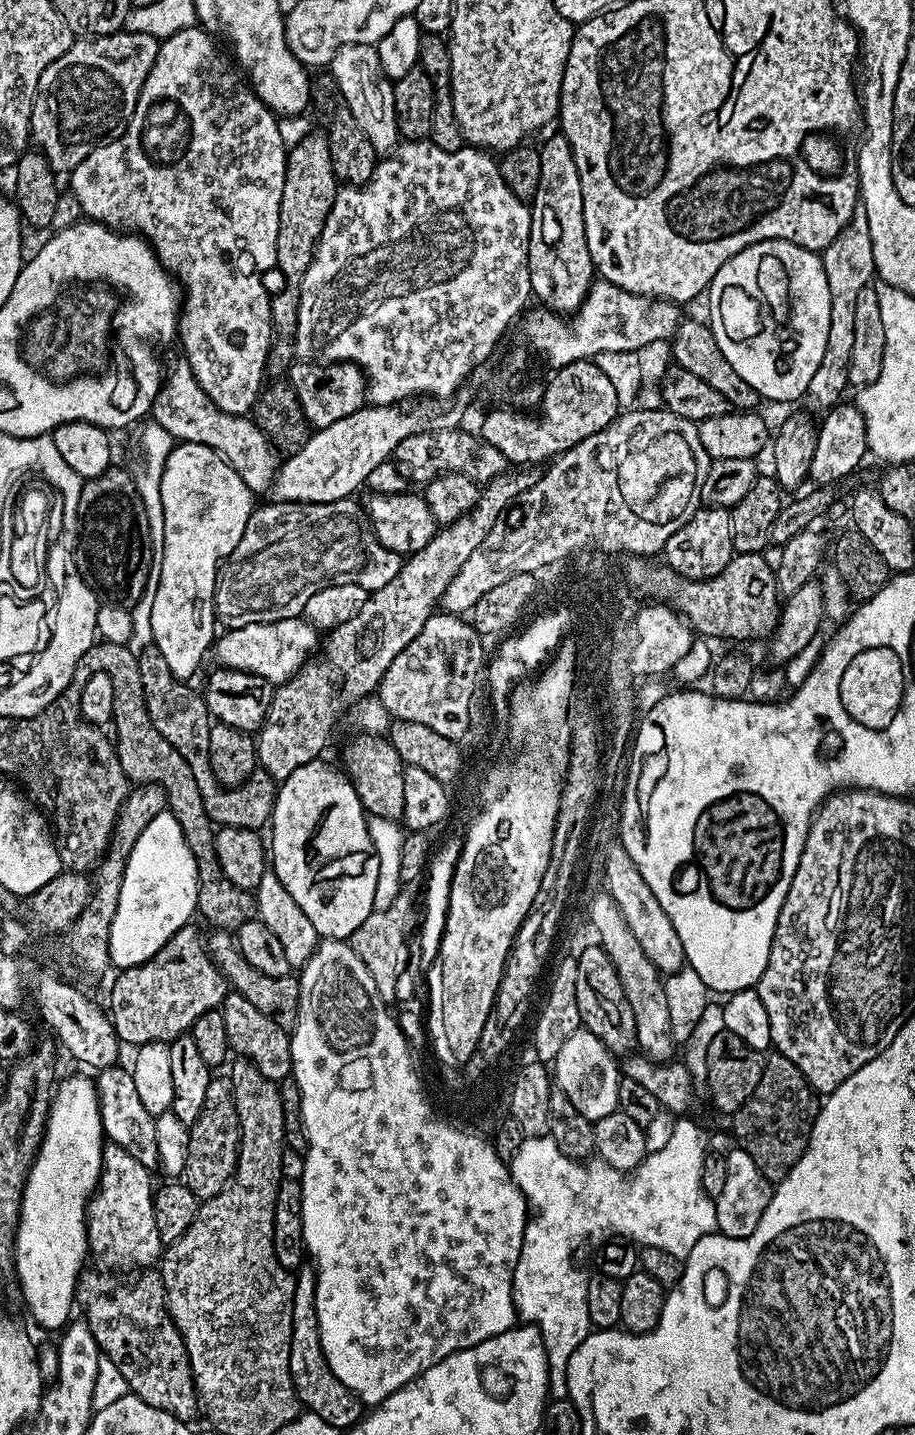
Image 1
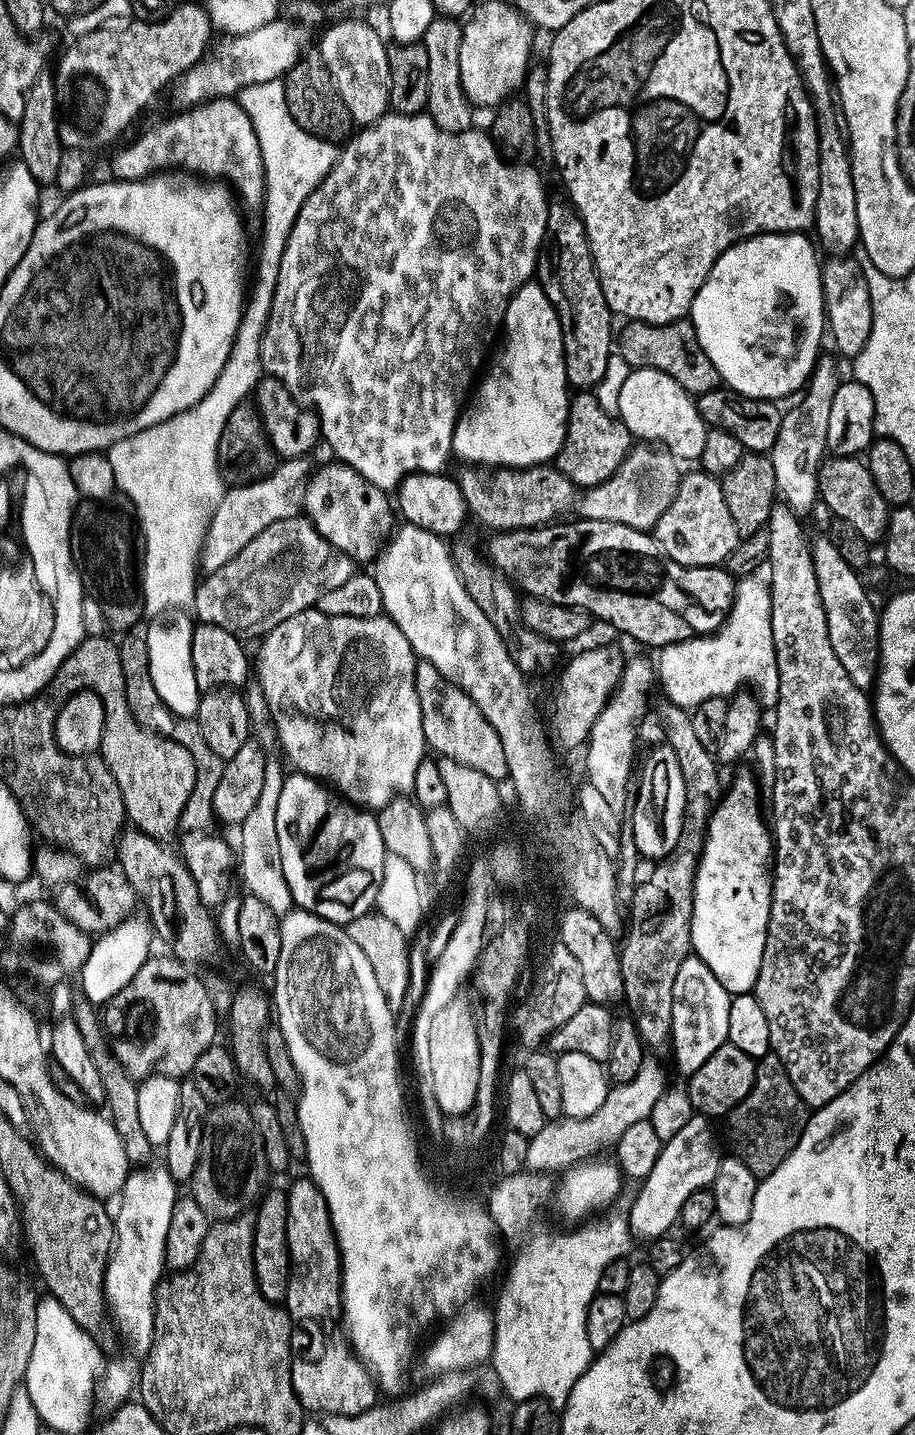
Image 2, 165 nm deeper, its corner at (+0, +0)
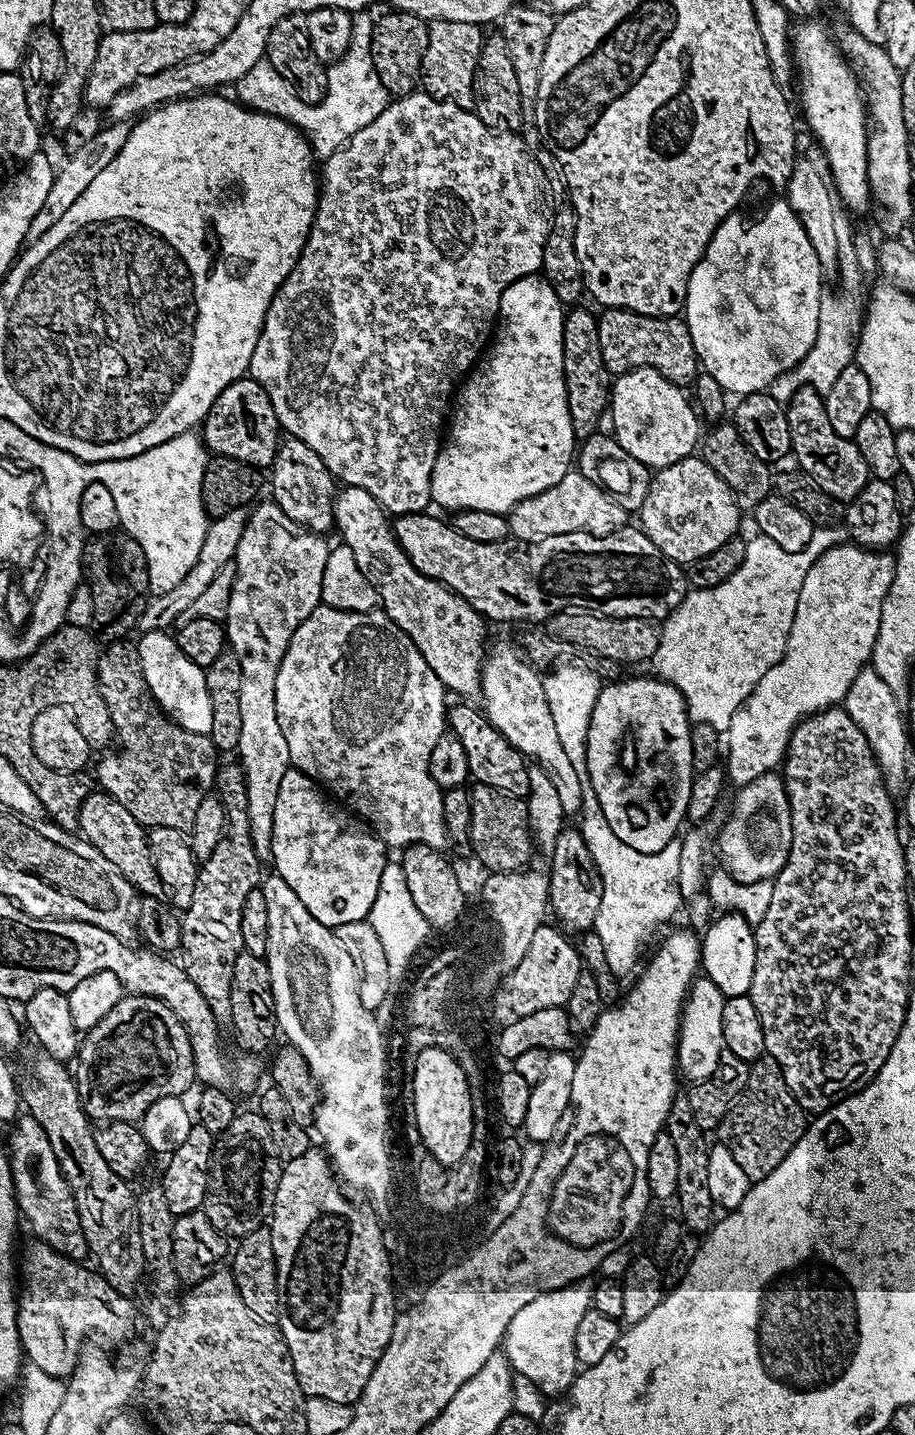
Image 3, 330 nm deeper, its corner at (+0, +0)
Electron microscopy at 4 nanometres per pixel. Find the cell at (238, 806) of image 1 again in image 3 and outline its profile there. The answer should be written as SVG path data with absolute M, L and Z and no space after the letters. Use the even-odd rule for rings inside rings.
M127 639L109 643L101 651L100 661L96 663L96 684L100 688L100 697L104 699L110 712L115 743L120 743L120 749L113 756L102 757L96 768L96 776L100 779L99 787L118 802L122 802L122 806L126 806L126 810L130 810L130 814L134 814L136 821L143 824L145 829L188 830L194 822L194 814L198 814L202 798L206 798L213 791L218 771L218 753L212 745L211 736L186 730L175 719L169 718L156 703L152 691L146 686L136 644L128 643ZM148 744L160 745L148 752Z

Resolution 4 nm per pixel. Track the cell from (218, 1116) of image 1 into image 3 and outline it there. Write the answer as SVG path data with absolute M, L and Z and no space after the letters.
M241 1111L230 1123L228 1131L212 1146L212 1170L208 1178L208 1193L202 1211L206 1218L225 1237L239 1238L250 1234L250 1230L265 1227L274 1206L274 1194L278 1194L278 1182L282 1171L282 1161L278 1150L274 1150L274 1138L270 1138L270 1126L260 1117L259 1111Z

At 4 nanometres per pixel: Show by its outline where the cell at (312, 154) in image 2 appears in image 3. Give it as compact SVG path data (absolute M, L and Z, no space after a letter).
M367 11L357 12L352 18L352 37L348 50L328 68L328 93L317 104L307 104L296 97L296 91L285 80L283 74L265 58L259 60L234 85L235 99L253 112L265 112L283 120L289 120L295 128L303 132L312 151L317 157L334 155L343 144L362 126L370 126L382 110L390 103L386 86L378 78L372 61L370 33L374 23Z

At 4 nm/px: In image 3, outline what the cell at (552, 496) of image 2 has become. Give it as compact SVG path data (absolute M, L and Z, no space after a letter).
M570 470L550 490L542 490L542 494L534 494L522 502L518 502L507 513L508 530L511 539L522 542L542 542L542 538L554 534L574 534L589 532L595 536L605 536L618 532L629 523L630 514L606 490L594 486L590 478L583 476L579 470Z

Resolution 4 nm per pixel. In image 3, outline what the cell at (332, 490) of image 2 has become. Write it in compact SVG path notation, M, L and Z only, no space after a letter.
M291 438L281 439L280 448L270 465L271 472L271 499L283 510L286 518L317 534L328 534L328 531L330 533L333 531L338 484L330 470L323 464L322 458L314 454L314 450L306 446L306 442Z

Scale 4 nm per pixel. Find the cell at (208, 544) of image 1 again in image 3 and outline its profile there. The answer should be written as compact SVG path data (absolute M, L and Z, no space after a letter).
M167 631L145 632L139 637L136 649L142 662L146 686L152 691L156 703L169 717L194 734L208 735L211 711L210 694L206 690L205 669L199 668L176 644L175 635Z

